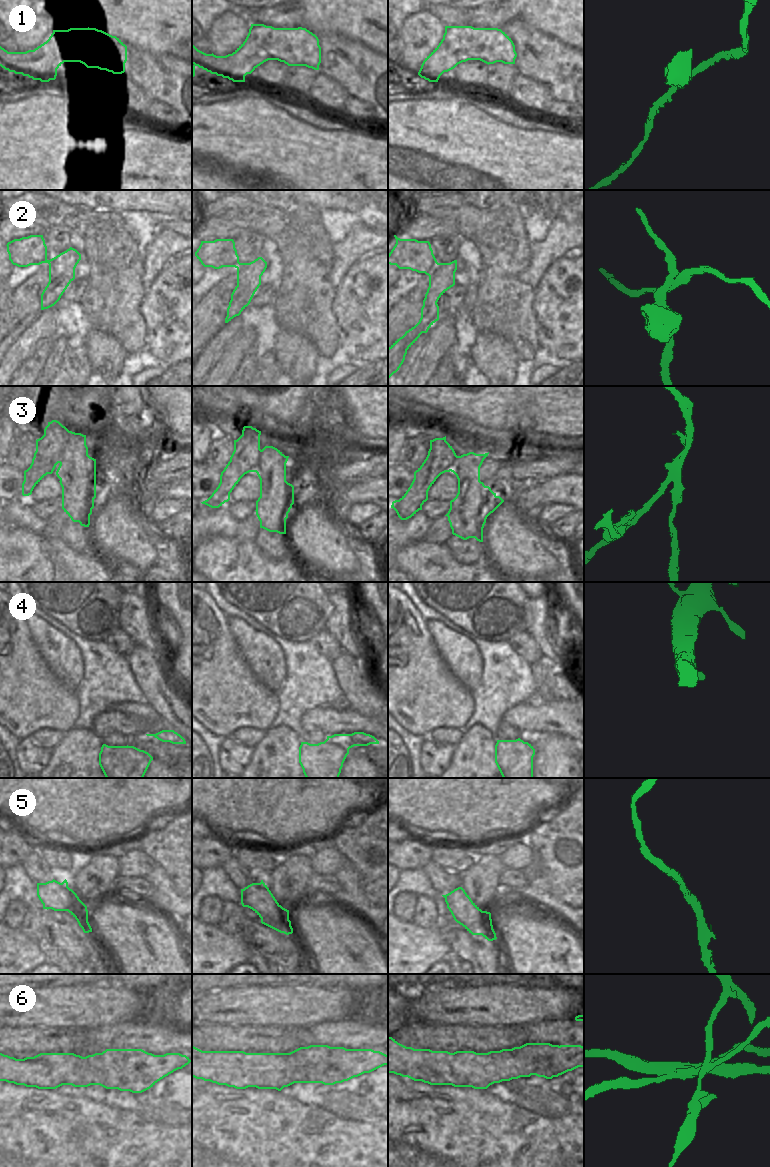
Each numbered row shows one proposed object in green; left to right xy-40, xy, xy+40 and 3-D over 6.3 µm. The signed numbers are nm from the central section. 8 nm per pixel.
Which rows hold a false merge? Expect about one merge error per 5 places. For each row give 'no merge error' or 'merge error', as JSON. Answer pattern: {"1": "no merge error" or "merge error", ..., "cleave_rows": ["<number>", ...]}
{"1": "no merge error", "2": "merge error", "3": "merge error", "4": "no merge error", "5": "no merge error", "6": "merge error", "cleave_rows": ["2", "3", "6"]}

